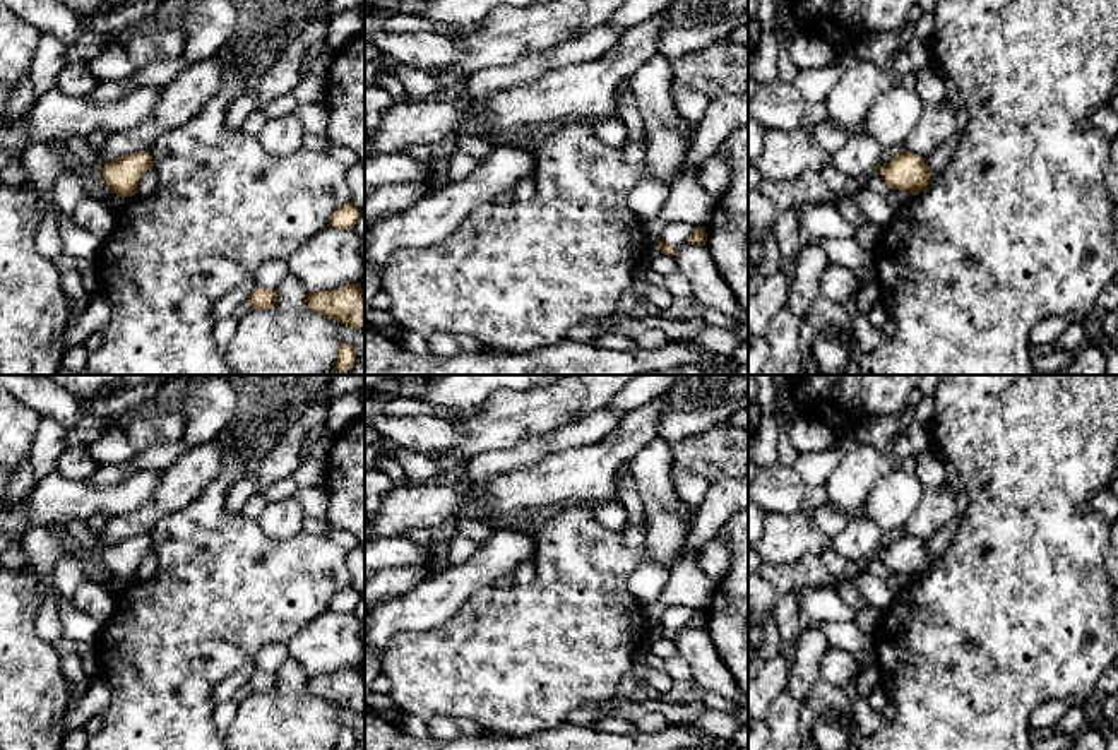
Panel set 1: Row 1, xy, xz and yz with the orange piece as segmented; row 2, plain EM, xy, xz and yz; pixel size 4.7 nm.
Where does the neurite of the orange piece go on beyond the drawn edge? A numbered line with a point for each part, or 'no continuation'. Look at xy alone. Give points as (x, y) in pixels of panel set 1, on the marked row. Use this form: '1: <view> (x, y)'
no continuation

